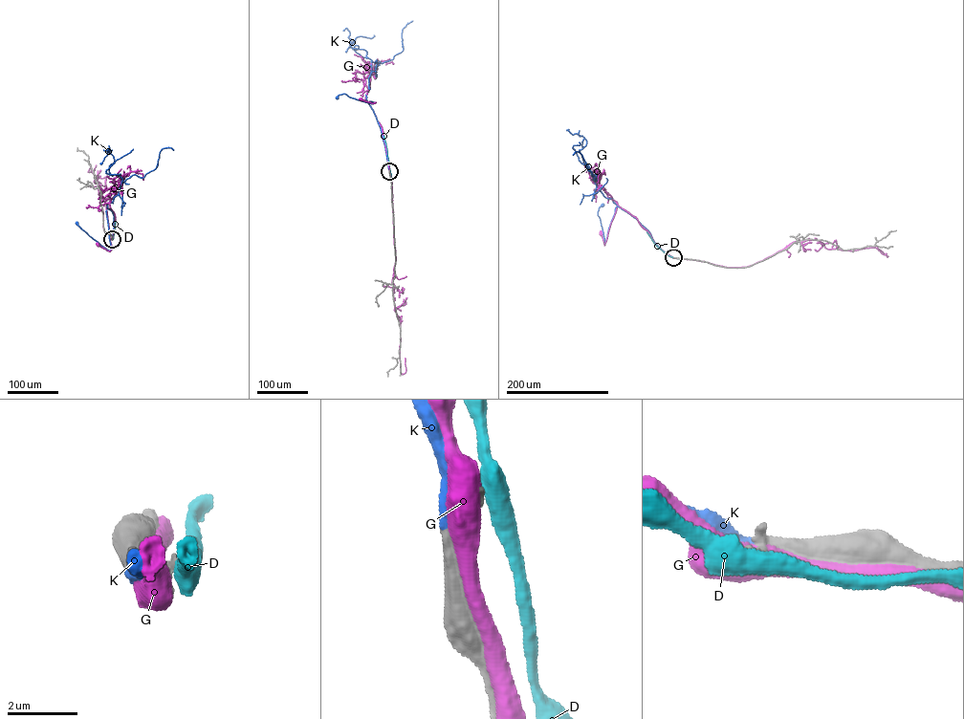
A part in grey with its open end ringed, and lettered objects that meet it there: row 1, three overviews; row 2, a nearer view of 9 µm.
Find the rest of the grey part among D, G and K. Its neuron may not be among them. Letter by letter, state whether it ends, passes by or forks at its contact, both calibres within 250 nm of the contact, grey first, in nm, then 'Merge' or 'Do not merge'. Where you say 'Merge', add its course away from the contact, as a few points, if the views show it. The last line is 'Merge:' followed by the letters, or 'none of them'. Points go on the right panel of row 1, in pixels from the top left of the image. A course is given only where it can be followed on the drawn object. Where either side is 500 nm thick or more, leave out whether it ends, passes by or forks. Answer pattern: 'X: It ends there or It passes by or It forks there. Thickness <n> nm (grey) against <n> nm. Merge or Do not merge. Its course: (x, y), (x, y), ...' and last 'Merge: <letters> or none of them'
D: Thickness 240 nm (grey) against 600 nm. Do not merge
G: It passes by. Thickness 480 nm (grey) against 480 nm. Do not merge
K: It ends there. Thickness 360 nm (grey) against 360 nm. Merge. Its course: (673, 257), (660, 249), (636, 218), (618, 206), (604, 244), (597, 213), (602, 205)
Merge: K

